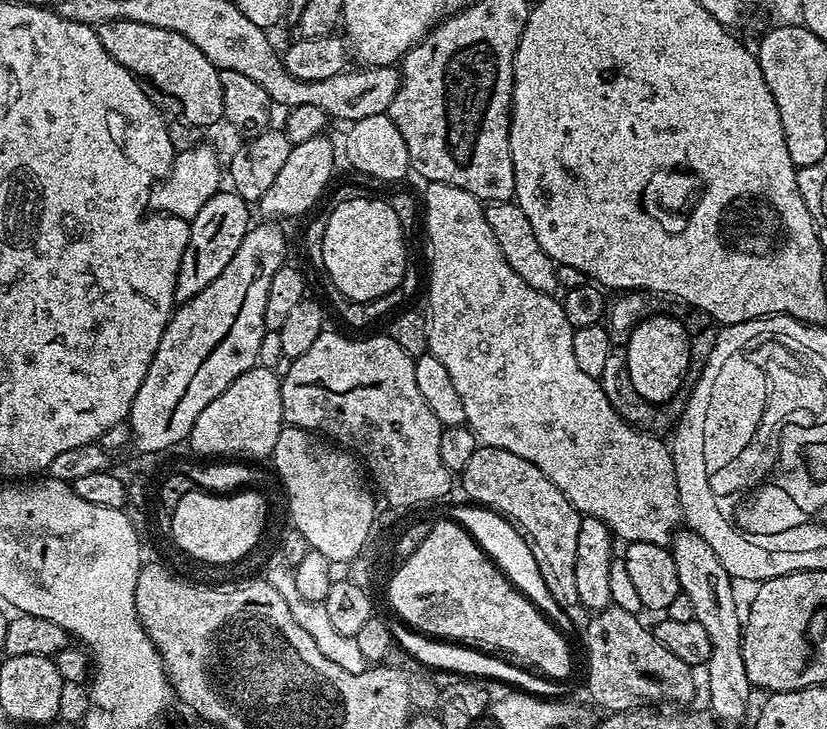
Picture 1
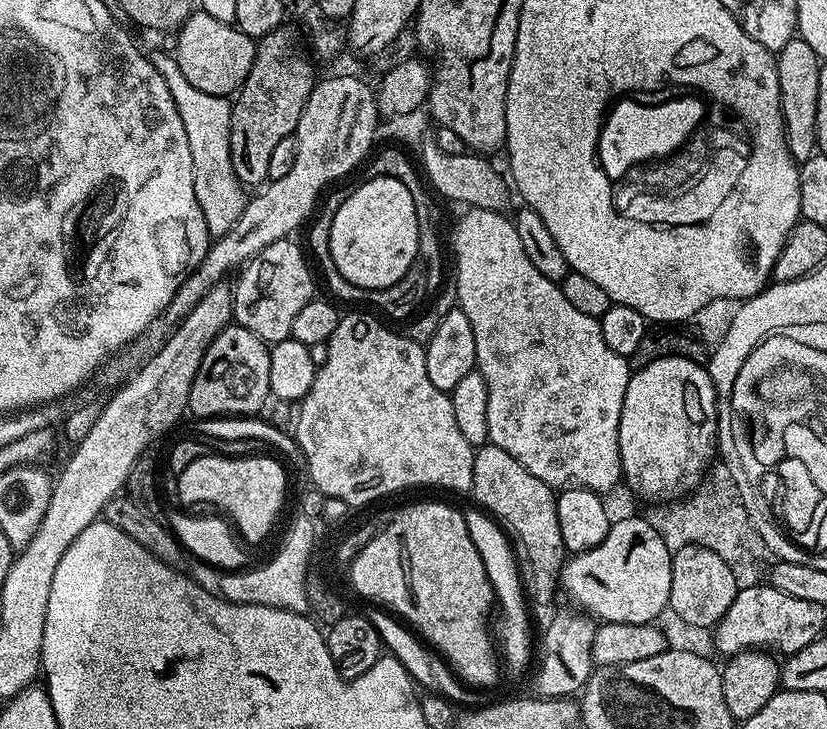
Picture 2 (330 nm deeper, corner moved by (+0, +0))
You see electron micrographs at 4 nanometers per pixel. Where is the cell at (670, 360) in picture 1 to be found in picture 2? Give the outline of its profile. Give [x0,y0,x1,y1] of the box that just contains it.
[618,356,714,494]

